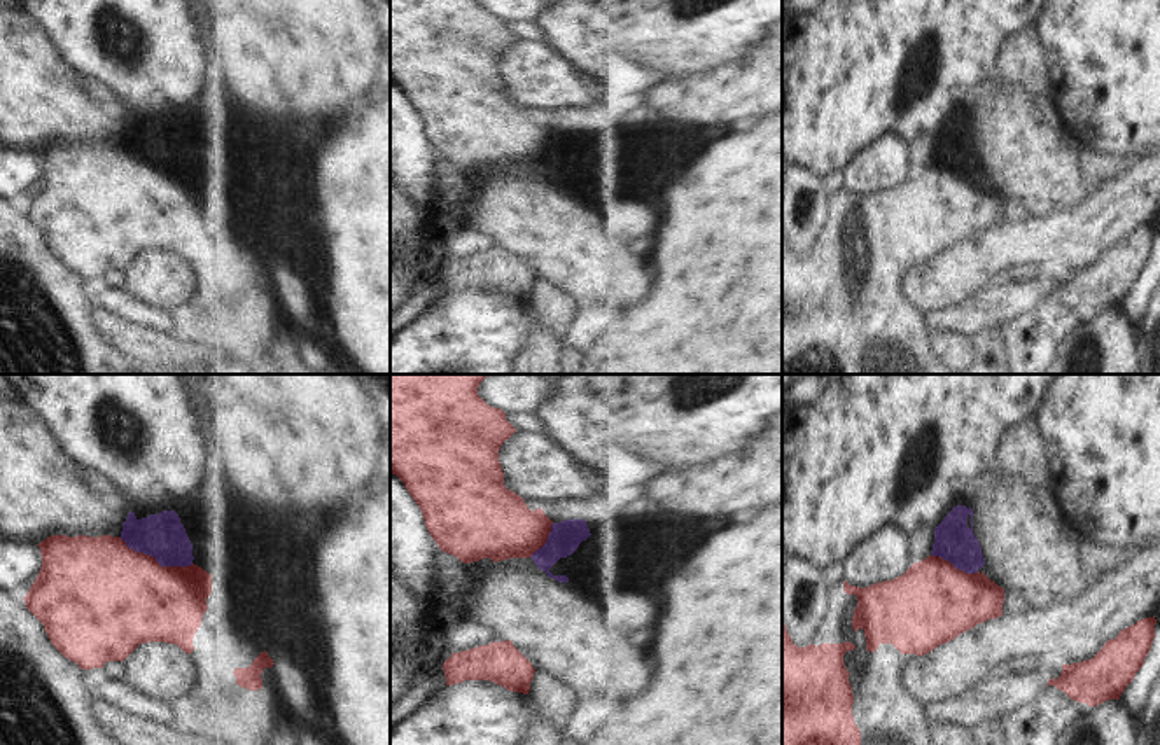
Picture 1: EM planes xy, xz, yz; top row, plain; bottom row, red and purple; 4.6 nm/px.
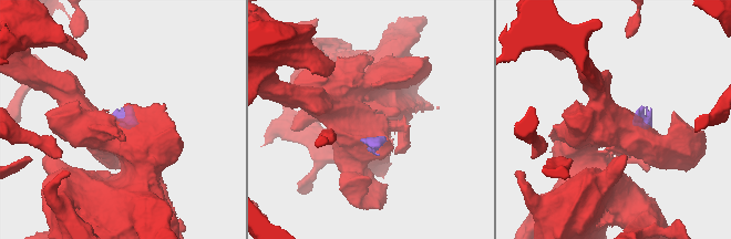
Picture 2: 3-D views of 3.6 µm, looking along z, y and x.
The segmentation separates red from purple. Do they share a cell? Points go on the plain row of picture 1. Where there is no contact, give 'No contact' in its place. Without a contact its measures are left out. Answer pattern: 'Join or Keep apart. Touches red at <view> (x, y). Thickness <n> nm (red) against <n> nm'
Join. Touches red at xy (154, 168). Thickness 480 nm (red) against 200 nm.

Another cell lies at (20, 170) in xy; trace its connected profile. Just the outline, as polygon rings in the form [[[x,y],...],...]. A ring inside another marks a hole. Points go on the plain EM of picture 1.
[[[0,147],[0,198],[21,208],[42,175],[40,156],[33,150]]]

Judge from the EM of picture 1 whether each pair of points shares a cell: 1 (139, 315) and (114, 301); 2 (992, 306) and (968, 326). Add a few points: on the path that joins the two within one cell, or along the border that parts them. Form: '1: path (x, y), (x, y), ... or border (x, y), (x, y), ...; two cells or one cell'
1: path (133, 310), (119, 301); one cell
2: path (987, 310), (973, 320); one cell

